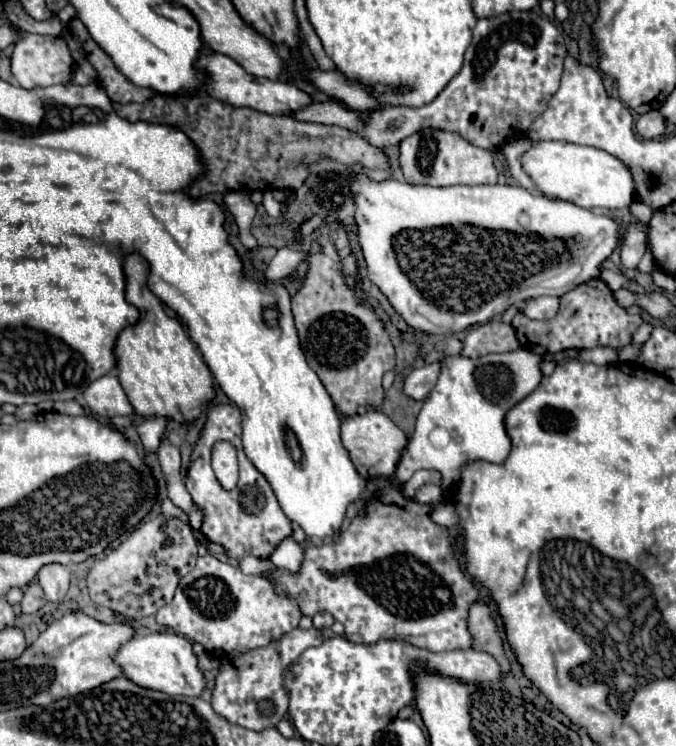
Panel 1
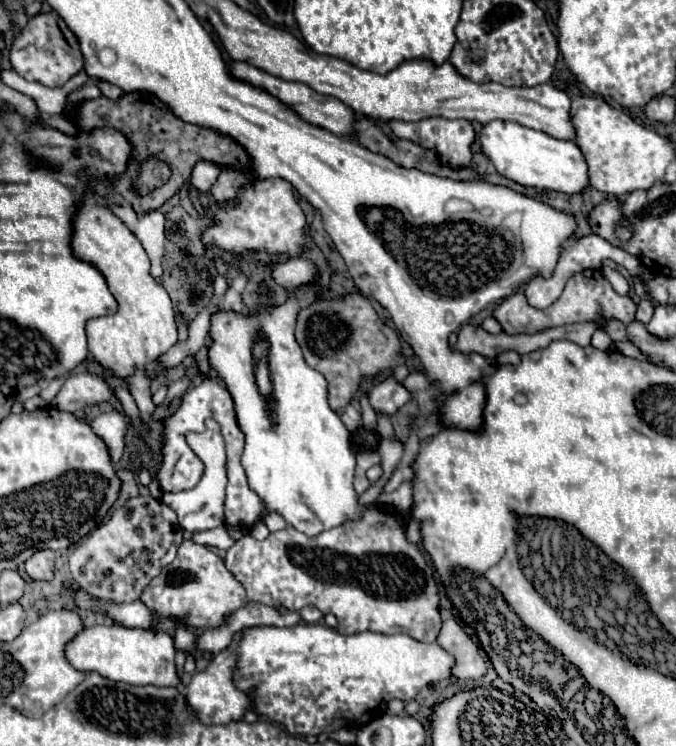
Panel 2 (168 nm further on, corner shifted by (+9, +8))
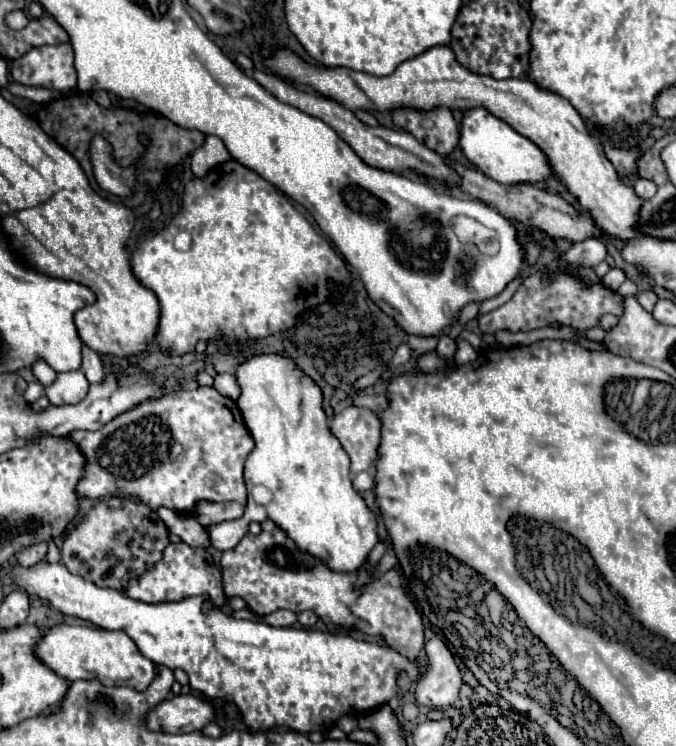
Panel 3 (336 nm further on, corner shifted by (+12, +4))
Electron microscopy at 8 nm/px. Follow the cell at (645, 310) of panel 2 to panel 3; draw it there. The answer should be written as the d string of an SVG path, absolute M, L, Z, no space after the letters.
M646 289L646 291L640 291L640 293L638 293L638 301L640 301L640 305L642 305L644 309L652 311L654 305L656 305L656 301L658 301L658 297L656 297L656 293L654 293L652 289Z

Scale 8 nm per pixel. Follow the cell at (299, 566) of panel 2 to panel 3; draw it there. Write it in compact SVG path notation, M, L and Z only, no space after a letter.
M274 529L270 533L262 531L260 535L246 533L234 549L224 551L220 565L222 565L224 593L228 597L242 597L248 603L248 609L254 611L256 615L270 615L278 609L290 609L294 613L312 609L324 623L346 625L346 627L360 629L362 633L382 637L386 641L386 645L390 645L392 649L396 649L400 655L404 655L408 659L416 659L424 649L422 615L418 613L416 605L408 597L404 579L400 577L398 569L390 569L382 577L372 577L372 581L368 585L364 585L362 589L354 589L356 573L336 573L336 571L328 569L328 565L324 565L324 561L320 561L308 553L302 553L282 529Z

